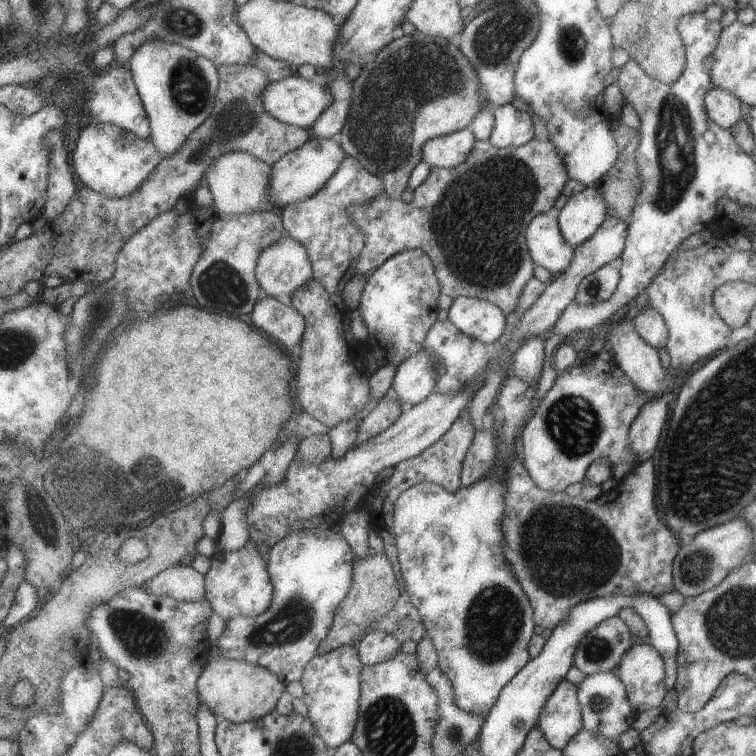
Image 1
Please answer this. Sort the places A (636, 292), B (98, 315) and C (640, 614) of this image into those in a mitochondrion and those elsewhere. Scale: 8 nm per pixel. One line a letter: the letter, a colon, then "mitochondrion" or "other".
A: other
B: mitochondrion
C: other

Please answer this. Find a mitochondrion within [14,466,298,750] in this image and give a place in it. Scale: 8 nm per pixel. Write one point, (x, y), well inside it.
(146, 639)

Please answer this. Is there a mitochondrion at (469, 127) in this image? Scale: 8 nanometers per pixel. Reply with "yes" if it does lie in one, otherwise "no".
no

